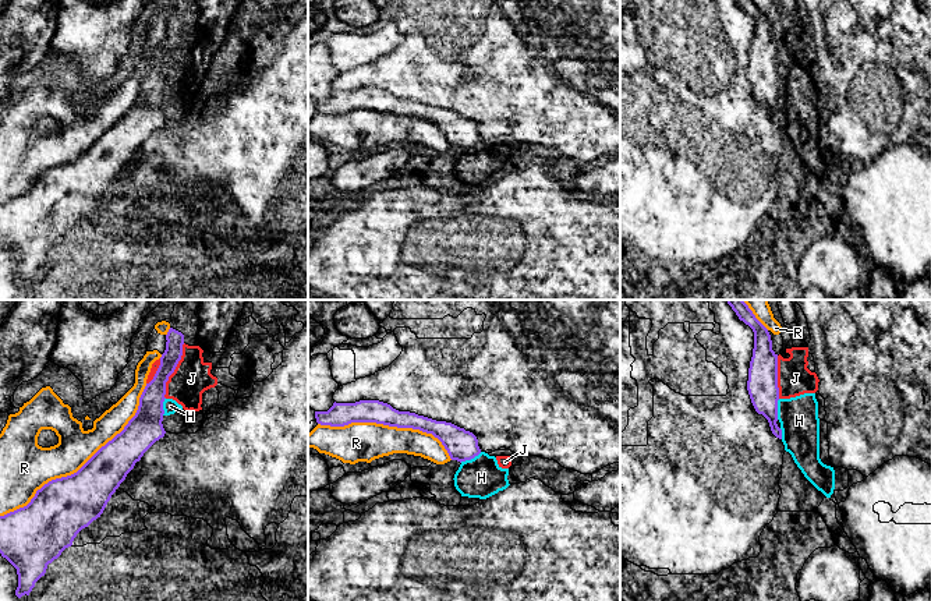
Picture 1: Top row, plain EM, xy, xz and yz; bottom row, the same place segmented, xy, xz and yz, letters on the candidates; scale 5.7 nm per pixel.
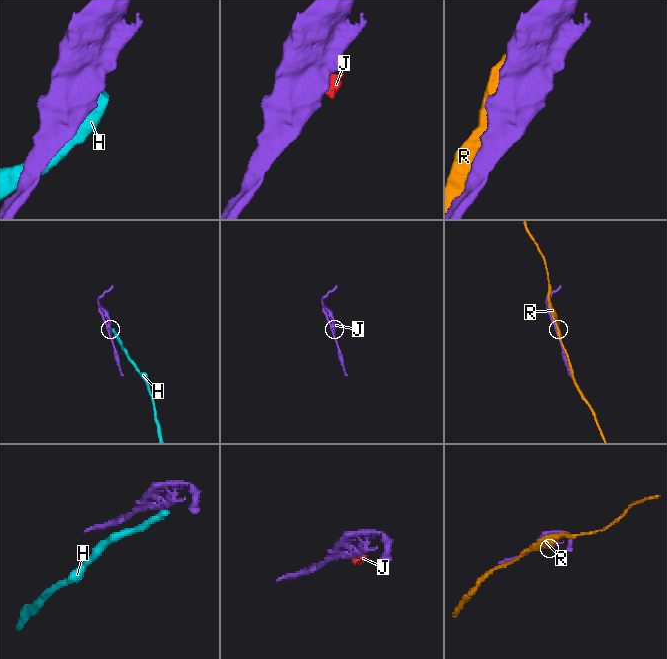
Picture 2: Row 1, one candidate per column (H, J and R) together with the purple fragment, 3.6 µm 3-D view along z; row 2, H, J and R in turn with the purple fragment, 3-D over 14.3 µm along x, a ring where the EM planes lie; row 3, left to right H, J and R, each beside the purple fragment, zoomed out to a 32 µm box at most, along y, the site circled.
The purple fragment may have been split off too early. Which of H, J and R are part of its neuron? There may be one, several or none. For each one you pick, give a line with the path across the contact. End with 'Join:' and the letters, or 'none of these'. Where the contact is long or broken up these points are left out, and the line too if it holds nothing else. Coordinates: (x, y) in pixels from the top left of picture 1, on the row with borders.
Join: none of these

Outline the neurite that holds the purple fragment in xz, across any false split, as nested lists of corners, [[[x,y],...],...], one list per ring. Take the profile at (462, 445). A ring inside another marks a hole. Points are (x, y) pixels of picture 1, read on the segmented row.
[[[379,400],[333,403],[328,411],[315,411],[321,425],[344,427],[351,423],[376,423],[397,428],[413,428],[438,438],[452,460],[466,462],[481,453],[477,436],[452,423],[436,421],[410,411],[399,411]]]

